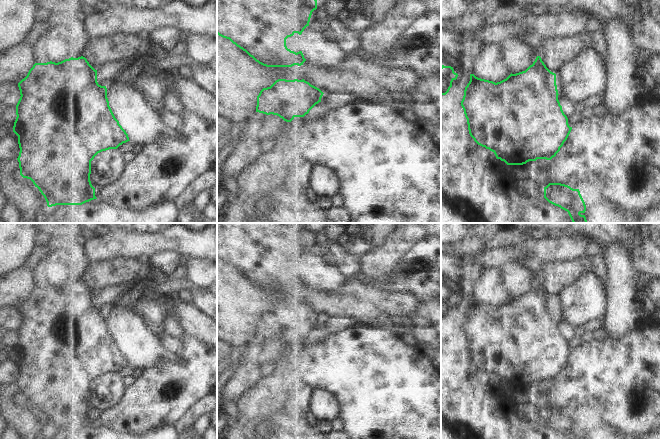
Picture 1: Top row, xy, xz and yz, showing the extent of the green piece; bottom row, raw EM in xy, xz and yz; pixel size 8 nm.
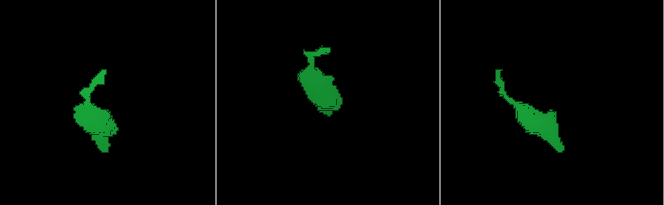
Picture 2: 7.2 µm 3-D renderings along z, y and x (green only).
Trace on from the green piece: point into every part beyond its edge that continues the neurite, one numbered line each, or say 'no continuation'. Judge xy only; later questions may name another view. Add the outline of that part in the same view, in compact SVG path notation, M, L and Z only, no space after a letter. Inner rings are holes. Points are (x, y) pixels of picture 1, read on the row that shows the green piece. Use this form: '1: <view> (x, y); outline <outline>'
no continuation

